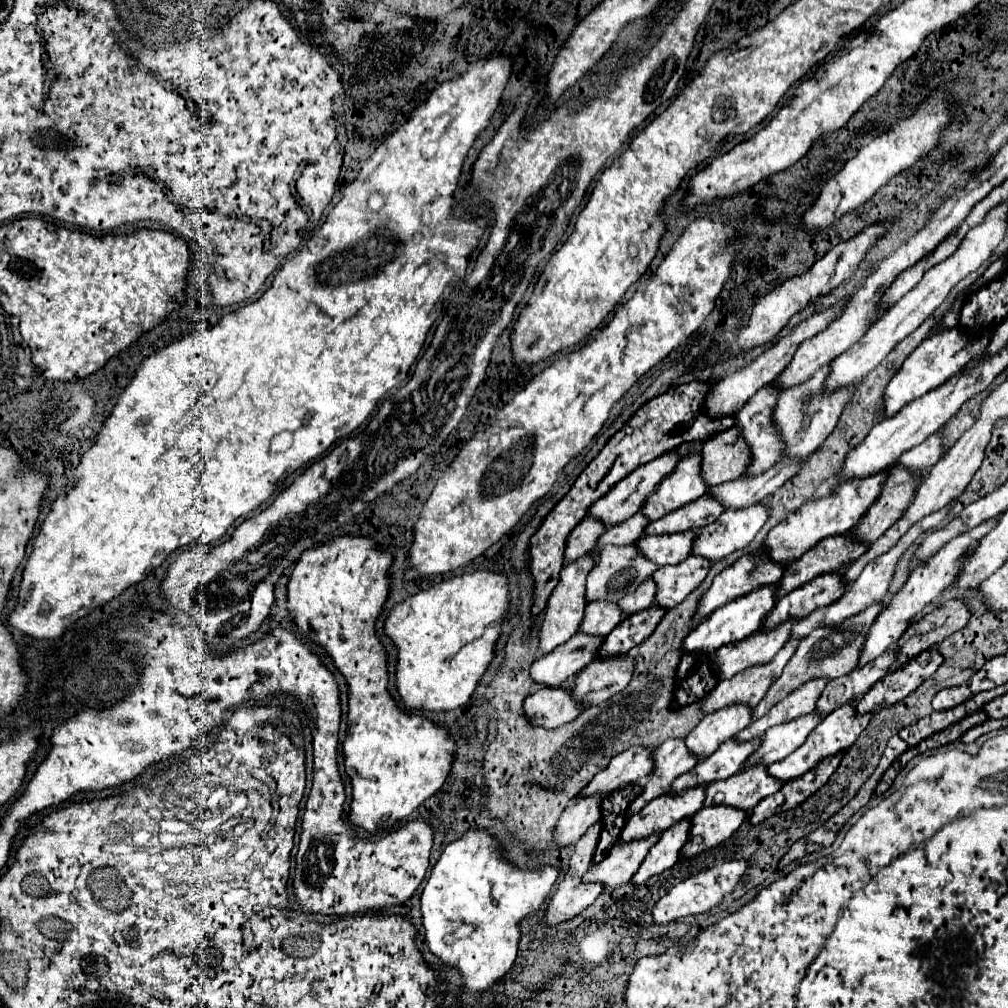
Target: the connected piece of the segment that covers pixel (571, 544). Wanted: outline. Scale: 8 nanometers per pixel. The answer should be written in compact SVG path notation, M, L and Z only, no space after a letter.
M585 517L567 537L567 547L565 547L565 565L573 563L575 559L579 559L581 555L589 553L595 547L597 537L605 531L605 527L593 519L593 517Z

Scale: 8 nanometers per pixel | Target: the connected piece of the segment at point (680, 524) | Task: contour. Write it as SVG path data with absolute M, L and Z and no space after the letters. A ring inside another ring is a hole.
M701 497L665 517L661 517L661 521L655 521L653 525L647 525L643 535L671 535L671 533L679 533L679 531L699 531L707 525L711 525L713 521L717 521L717 517L723 513L725 509L721 509L715 501L709 501L709 497Z

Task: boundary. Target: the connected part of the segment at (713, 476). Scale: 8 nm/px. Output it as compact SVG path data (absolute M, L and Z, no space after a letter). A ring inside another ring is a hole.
M725 429L703 445L701 477L707 485L719 485L739 479L749 465L749 453L745 453L745 441L737 429Z

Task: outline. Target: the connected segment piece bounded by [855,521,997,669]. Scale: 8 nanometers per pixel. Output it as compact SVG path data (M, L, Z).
M987 521L985 525L979 525L977 529L971 529L969 533L963 533L959 537L955 537L953 541L949 541L945 547L941 547L929 561L927 565L923 567L917 567L913 569L913 573L909 575L907 583L901 587L899 593L895 593L881 609L881 613L877 615L877 619L873 621L871 629L867 631L867 637L863 641L863 647L861 647L861 653L859 653L859 663L855 669L861 669L863 665L867 665L869 661L877 659L879 655L883 655L889 647L893 647L897 643L897 639L907 631L907 627L911 625L913 617L927 605L931 603L939 593L941 589L945 589L945 585L949 585L949 581L953 581L953 577L957 577L953 573L953 569L957 569L957 565L963 565L963 555L965 555L965 549L969 549L969 545L973 545L973 541L977 541L977 537L981 537L981 533L987 533L989 529L993 529L993 523L997 521Z

